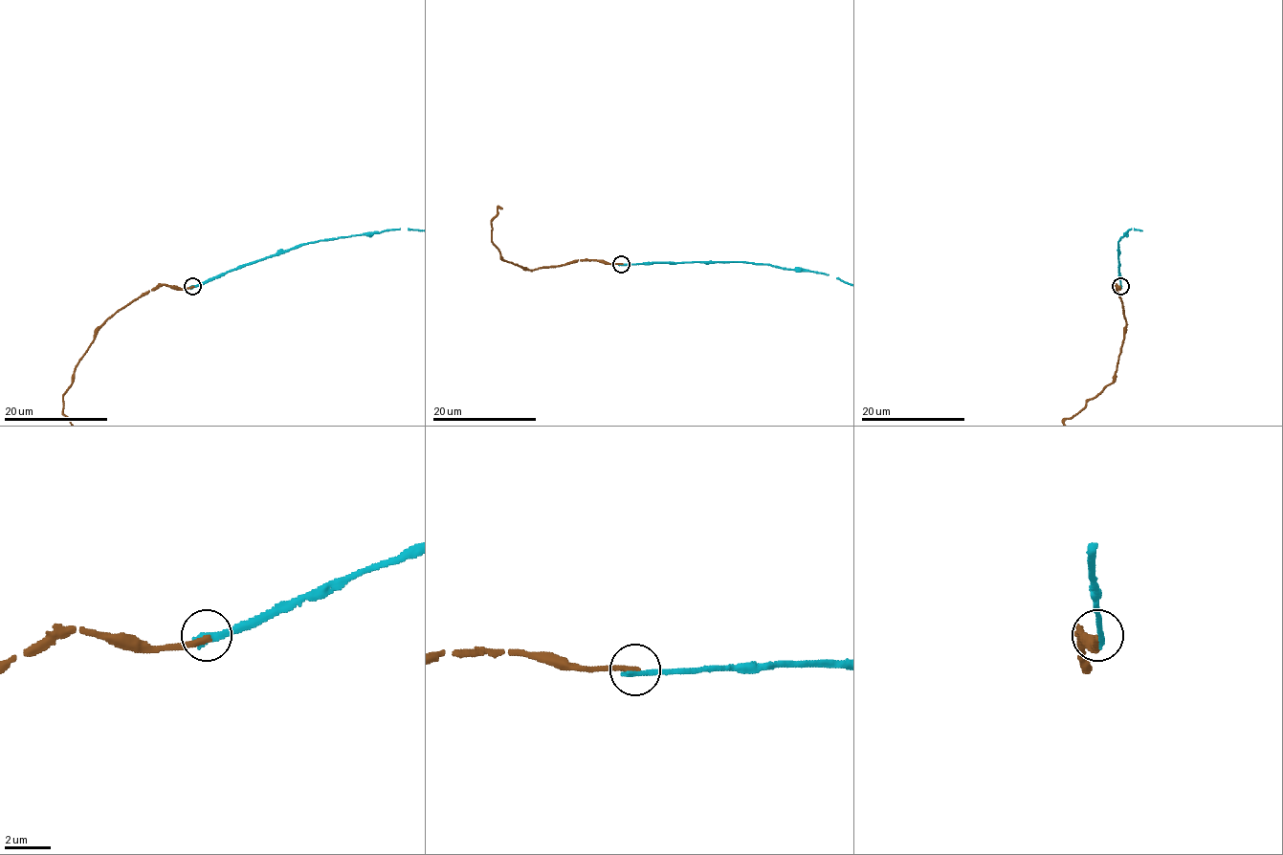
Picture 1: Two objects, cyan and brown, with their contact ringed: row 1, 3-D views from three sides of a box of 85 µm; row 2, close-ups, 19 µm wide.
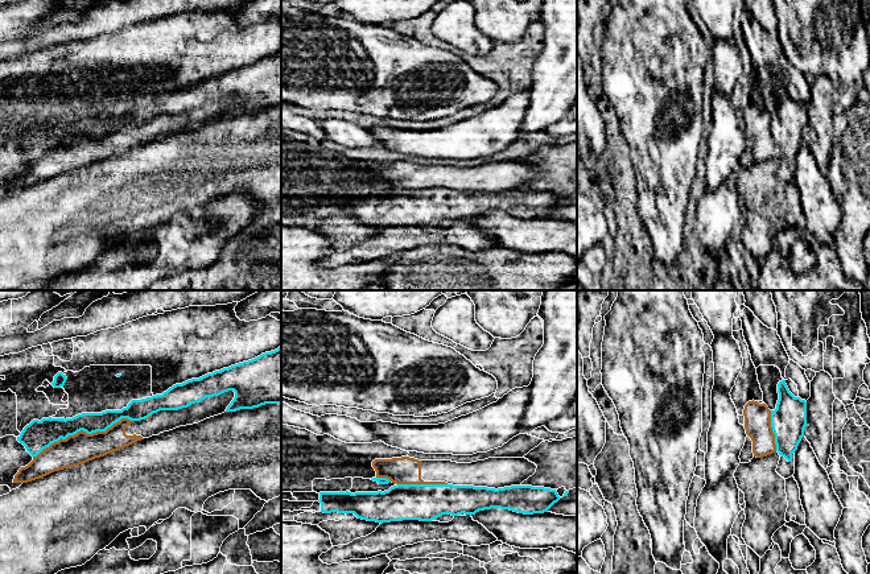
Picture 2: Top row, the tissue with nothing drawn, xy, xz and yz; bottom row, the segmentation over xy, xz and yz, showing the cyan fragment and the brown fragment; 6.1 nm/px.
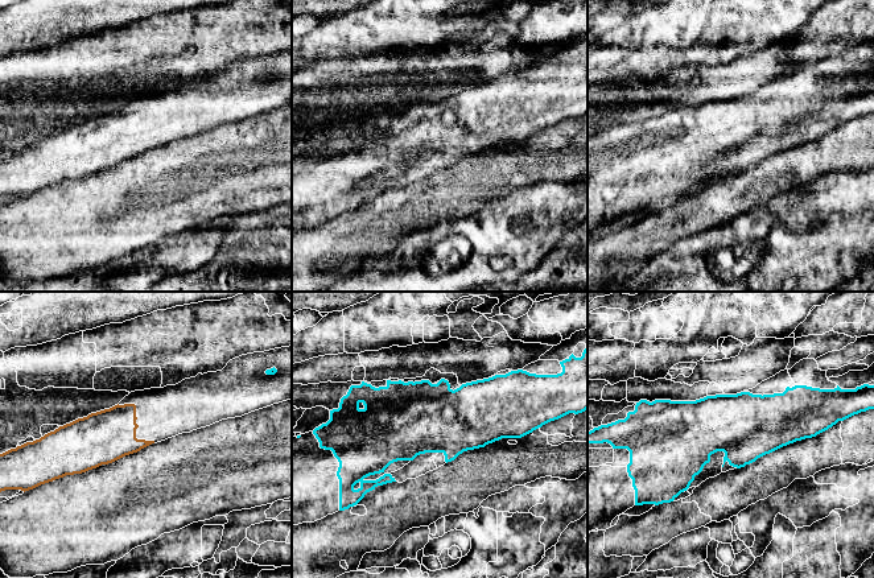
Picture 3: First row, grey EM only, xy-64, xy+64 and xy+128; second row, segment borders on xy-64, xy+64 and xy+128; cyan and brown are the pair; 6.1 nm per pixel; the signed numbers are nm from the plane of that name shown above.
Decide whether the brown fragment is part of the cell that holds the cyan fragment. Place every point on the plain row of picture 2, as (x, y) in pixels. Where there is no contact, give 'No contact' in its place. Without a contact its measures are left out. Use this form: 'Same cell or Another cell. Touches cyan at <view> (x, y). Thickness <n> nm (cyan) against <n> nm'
Another cell. Touches cyan at xy (82, 133). Thickness 160 nm (cyan) against 190 nm

